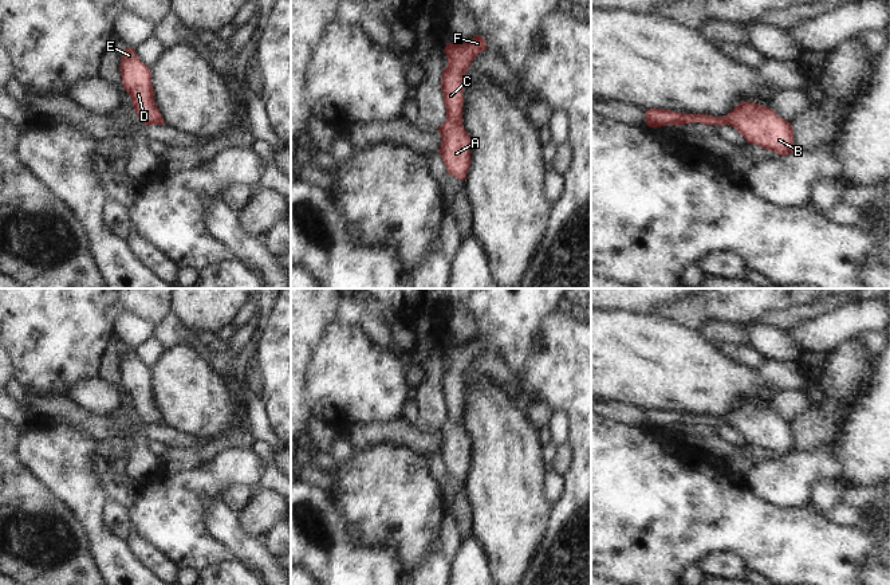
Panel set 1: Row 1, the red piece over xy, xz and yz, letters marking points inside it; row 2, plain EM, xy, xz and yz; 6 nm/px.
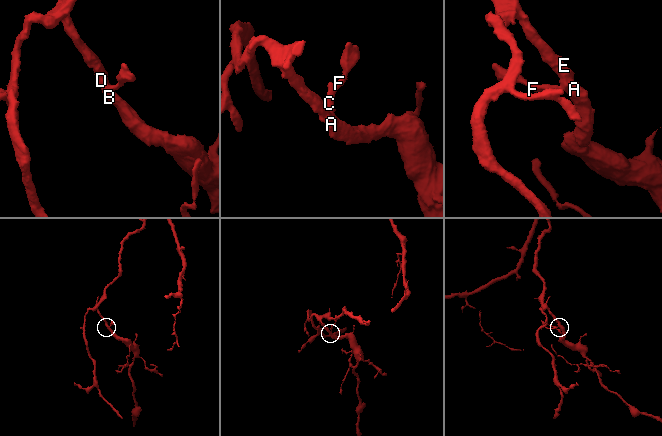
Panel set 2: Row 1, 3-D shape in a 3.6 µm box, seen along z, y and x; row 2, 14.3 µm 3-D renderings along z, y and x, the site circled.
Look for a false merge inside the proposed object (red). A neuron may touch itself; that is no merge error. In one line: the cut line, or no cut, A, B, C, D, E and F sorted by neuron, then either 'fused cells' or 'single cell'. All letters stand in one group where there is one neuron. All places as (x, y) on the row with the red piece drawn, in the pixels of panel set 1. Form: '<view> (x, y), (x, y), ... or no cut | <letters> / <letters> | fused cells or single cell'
no cut | A B C D E F | single cell

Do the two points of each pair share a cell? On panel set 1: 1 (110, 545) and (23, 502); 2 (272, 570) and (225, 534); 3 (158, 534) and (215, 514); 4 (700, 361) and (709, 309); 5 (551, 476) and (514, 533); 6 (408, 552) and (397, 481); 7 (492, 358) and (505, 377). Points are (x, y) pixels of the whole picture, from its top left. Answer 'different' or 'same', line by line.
1: different
2: same
3: different
4: different
5: different
6: same
7: same

